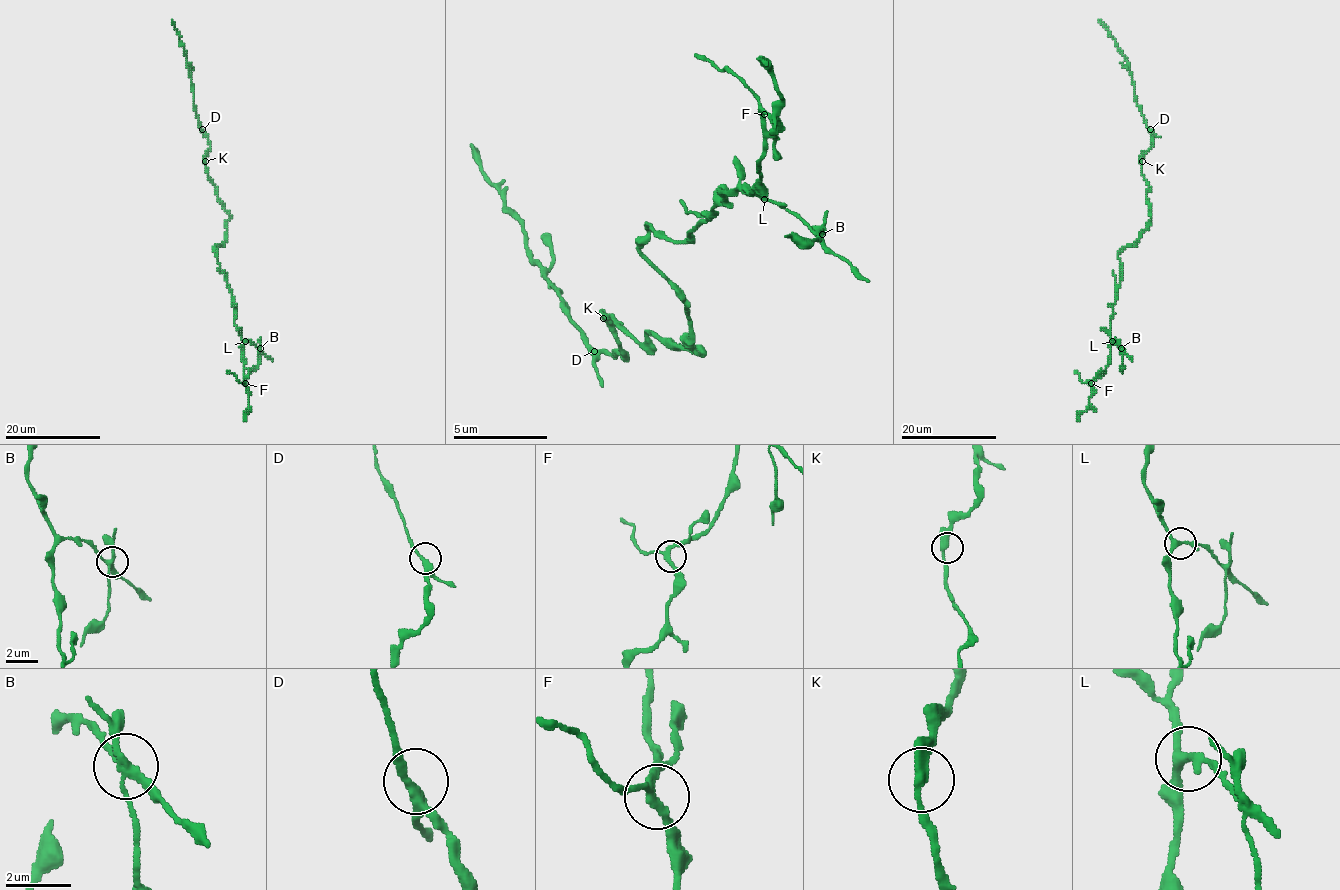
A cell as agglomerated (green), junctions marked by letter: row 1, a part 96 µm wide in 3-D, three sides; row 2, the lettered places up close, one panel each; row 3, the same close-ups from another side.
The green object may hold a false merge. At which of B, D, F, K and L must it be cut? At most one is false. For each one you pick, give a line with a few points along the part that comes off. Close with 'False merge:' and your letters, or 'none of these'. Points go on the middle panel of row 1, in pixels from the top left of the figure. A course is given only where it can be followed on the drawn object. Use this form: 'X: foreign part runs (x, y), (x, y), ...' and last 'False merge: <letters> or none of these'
B: foreign part runs (821, 232), (816, 237), (783, 237)
False merge: B

